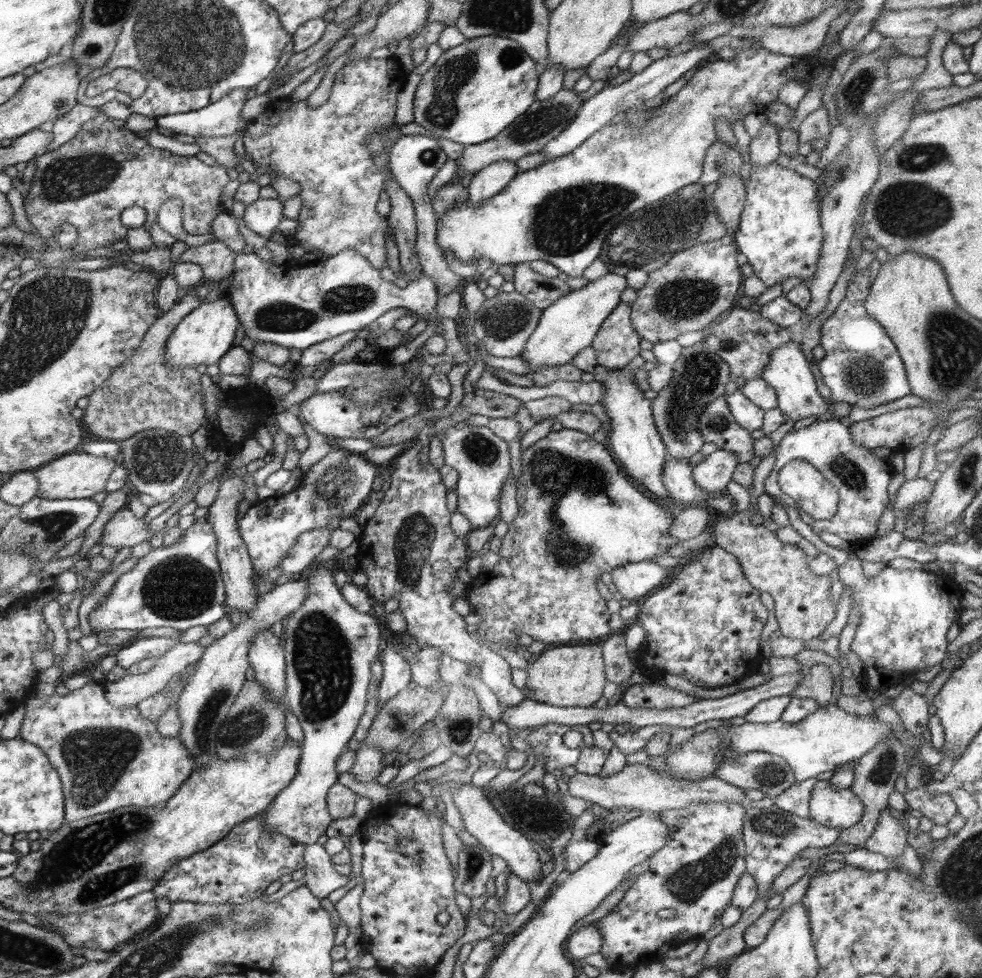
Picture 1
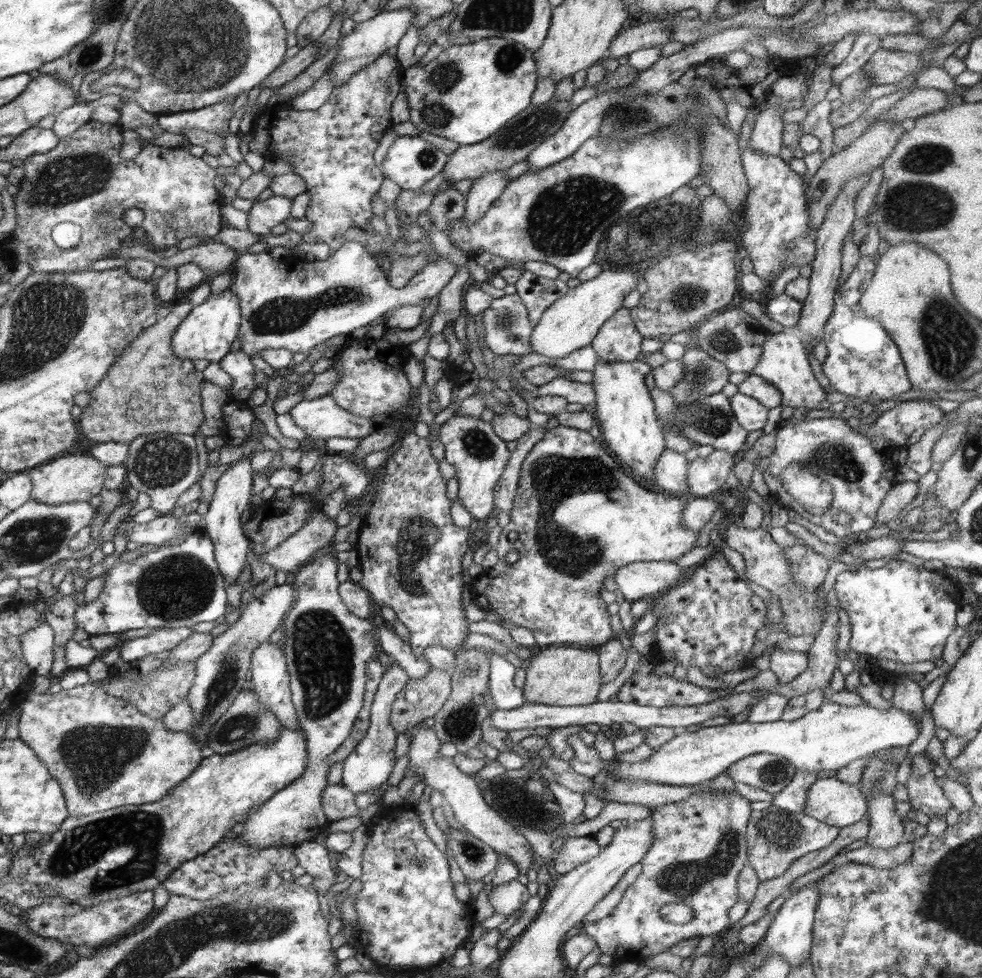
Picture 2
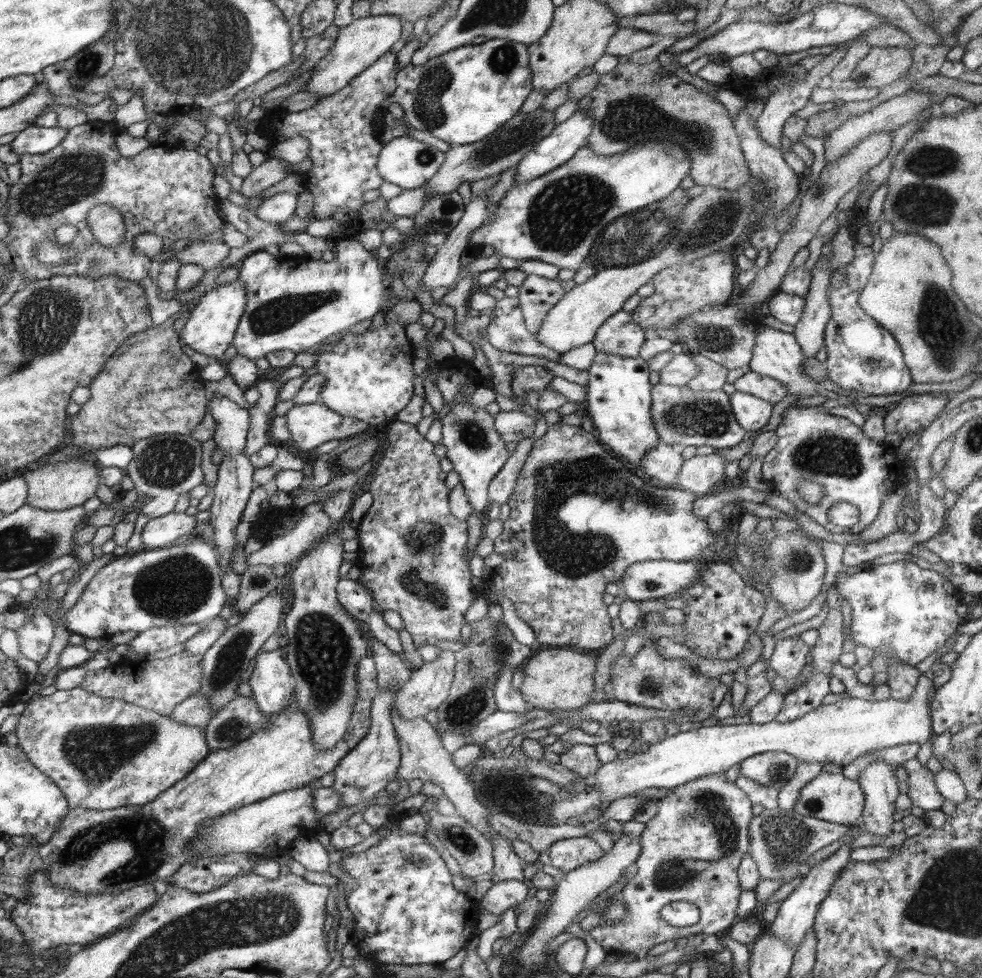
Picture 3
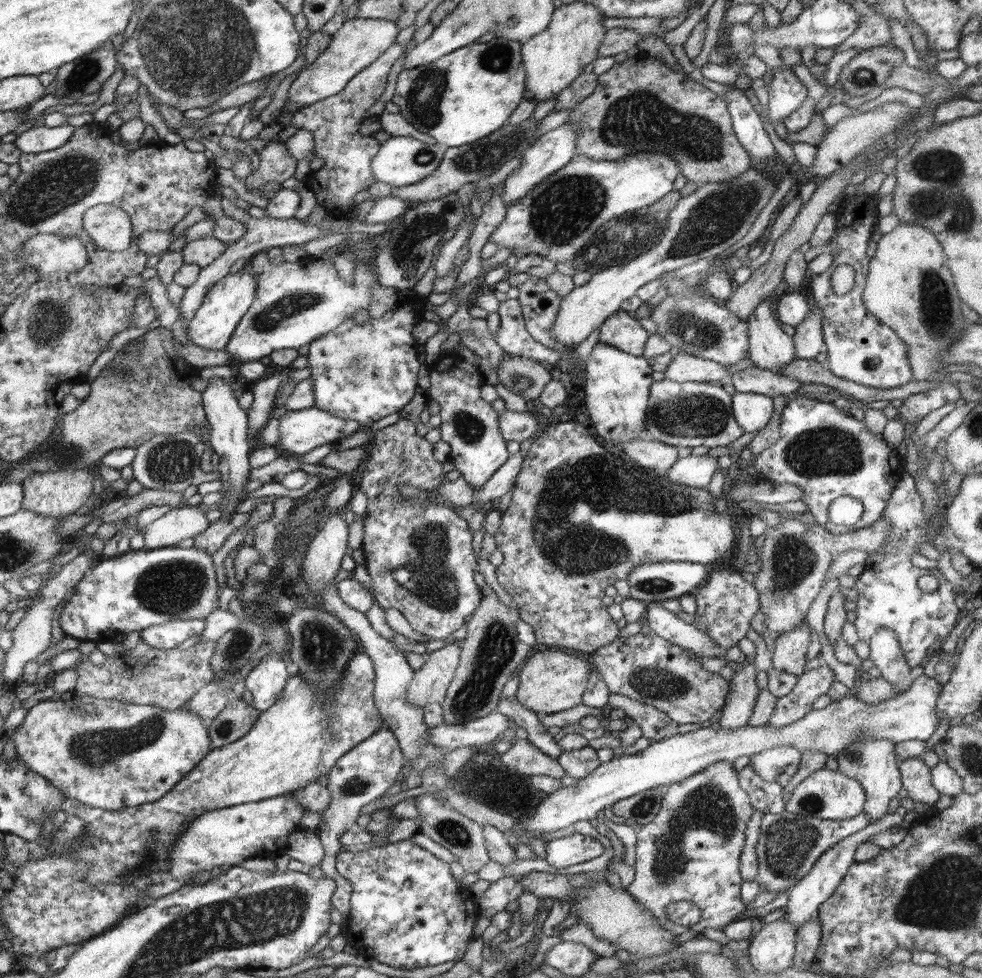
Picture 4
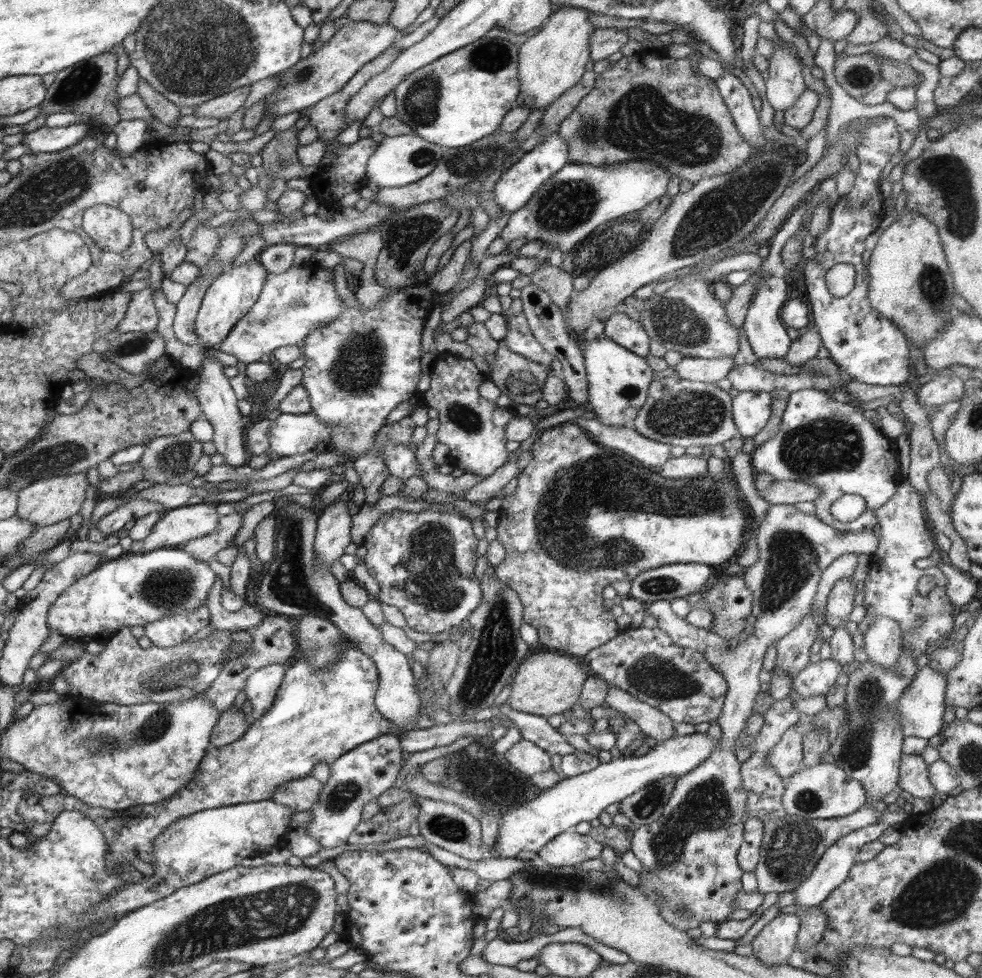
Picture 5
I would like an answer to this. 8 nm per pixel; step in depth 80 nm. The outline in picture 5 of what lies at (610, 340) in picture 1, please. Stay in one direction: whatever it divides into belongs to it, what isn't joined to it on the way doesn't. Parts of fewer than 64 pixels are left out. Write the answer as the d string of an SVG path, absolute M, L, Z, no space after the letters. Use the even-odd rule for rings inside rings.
M616 312L605 320L603 335L638 356L644 358L649 354L649 334L626 313Z

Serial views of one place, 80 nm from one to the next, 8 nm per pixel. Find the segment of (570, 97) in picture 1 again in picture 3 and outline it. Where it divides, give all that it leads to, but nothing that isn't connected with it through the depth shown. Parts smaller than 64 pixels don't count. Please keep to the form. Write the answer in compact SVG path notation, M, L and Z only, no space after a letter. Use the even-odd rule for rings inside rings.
M537 108L532 112L515 114L510 121L505 122L498 131L472 145L454 146L445 152L445 160L432 179L426 181L420 188L424 188L429 196L448 194L458 190L463 183L500 175L507 169L515 168L520 160L540 141L544 136L556 128L554 122L554 110Z

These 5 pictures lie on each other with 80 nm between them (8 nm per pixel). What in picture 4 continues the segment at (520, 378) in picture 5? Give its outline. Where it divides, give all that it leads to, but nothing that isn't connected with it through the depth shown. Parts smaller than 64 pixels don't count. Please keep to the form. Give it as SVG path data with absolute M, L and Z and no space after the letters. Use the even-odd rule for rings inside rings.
M507 352L497 369L499 381L524 397L529 403L538 398L543 388L554 378L554 372L532 359Z

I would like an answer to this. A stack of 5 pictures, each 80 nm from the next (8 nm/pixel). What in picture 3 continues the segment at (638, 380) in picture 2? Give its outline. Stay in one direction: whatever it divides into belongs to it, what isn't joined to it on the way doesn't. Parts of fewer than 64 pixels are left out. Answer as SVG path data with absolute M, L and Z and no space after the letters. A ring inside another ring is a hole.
M597 352L592 366L587 371L587 410L593 419L596 437L602 444L610 446L616 454L624 456L628 462L640 465L647 450L660 441L650 414L652 384L648 379L650 369L646 360L639 356L626 358L617 354Z

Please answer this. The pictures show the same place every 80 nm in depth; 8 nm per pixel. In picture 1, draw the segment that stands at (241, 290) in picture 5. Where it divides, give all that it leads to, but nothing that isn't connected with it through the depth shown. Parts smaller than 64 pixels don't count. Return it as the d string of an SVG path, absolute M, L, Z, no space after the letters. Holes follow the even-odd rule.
M224 294L212 303L204 303L193 310L176 326L166 346L165 358L169 366L197 367L199 364L216 364L234 346L234 337L240 317L233 303Z

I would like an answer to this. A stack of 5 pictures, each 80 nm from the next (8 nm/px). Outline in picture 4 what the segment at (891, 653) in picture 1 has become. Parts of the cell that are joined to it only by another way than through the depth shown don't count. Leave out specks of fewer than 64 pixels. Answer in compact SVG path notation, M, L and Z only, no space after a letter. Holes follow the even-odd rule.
M904 471L883 510L882 517L891 524L887 546L882 552L886 559L867 566L853 591L849 592L856 601L854 626L860 640L869 642L880 629L894 631L906 663L912 668L922 664L924 658L938 649L964 614L956 605L954 585L936 567L922 569L912 564L911 558L917 553L918 545L929 541L925 534L932 538L926 531L926 516L922 511L924 504L914 481L915 478ZM924 574L932 574L939 580L936 591L924 593L918 587L918 579Z

